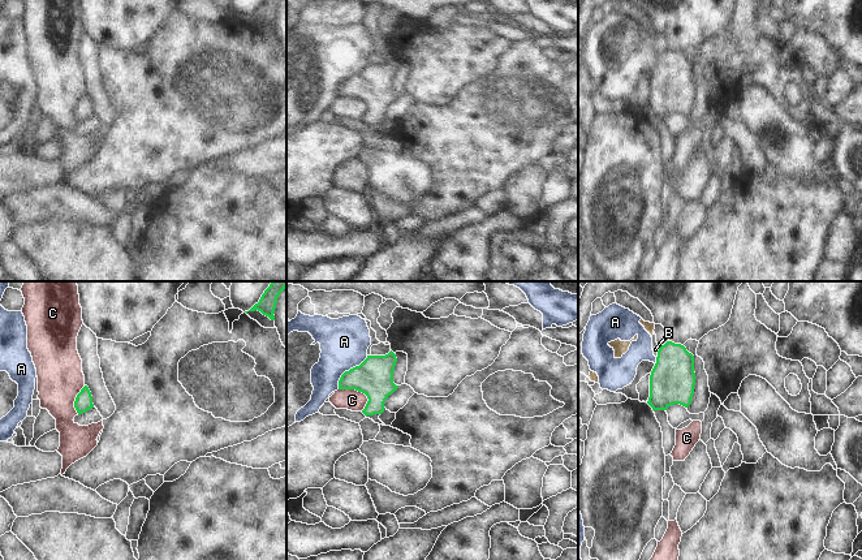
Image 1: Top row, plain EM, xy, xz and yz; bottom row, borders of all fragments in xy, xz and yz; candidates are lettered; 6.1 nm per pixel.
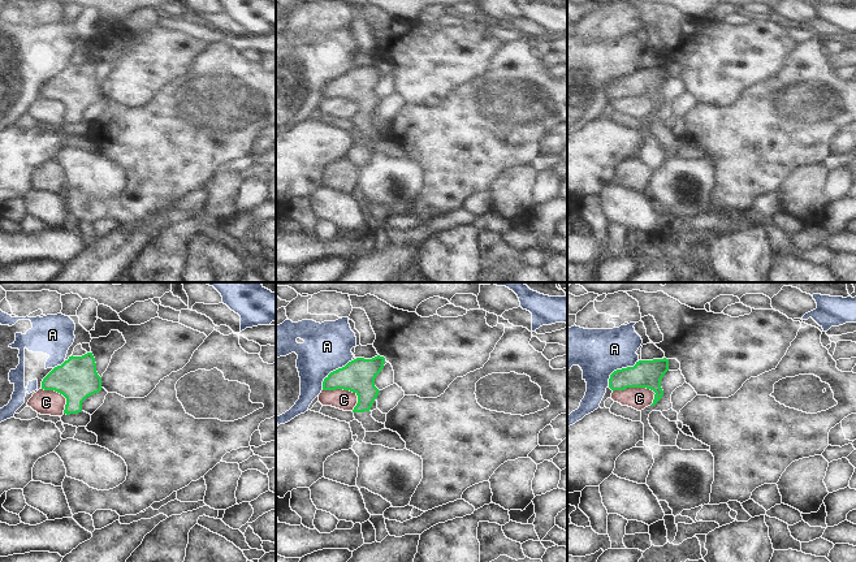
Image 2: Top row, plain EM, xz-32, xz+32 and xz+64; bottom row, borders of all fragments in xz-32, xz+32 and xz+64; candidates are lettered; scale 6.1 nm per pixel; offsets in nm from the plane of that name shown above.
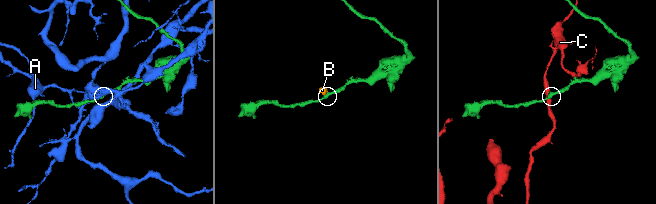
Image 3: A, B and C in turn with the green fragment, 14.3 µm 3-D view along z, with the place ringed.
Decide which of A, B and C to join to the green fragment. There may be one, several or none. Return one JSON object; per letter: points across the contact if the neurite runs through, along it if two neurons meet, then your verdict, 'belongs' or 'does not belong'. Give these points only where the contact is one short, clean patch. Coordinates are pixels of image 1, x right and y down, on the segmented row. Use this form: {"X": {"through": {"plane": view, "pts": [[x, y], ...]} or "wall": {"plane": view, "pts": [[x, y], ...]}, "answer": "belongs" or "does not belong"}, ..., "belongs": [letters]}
{"A": {"answer": "does not belong"}, "B": {"wall": {"plane": "yz", "pts": [[659, 348], [656, 350]]}, "answer": "does not belong"}, "C": {"answer": "does not belong"}, "belongs": []}

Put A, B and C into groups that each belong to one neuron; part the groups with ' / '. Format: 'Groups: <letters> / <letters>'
Groups: A B / C

